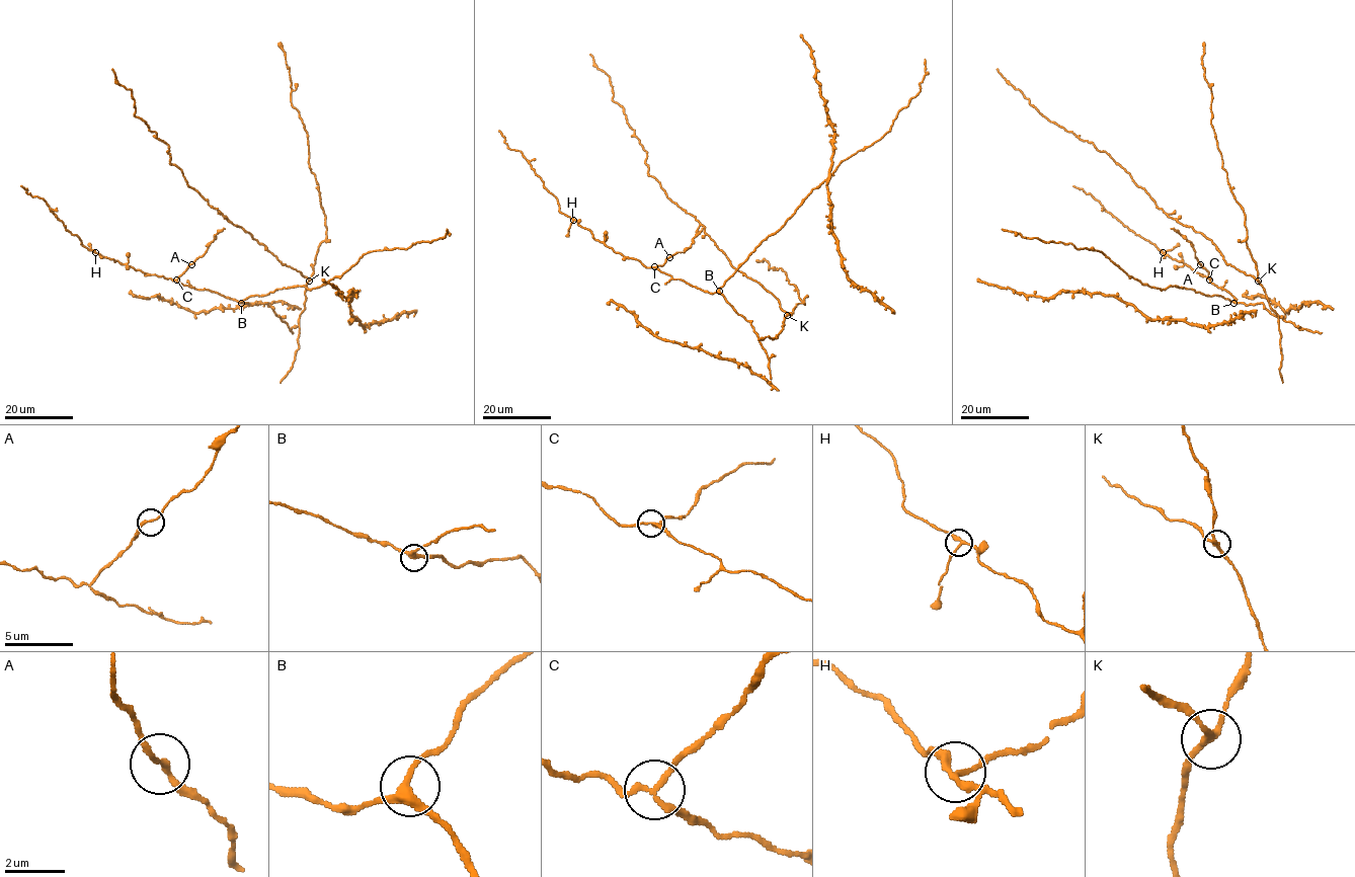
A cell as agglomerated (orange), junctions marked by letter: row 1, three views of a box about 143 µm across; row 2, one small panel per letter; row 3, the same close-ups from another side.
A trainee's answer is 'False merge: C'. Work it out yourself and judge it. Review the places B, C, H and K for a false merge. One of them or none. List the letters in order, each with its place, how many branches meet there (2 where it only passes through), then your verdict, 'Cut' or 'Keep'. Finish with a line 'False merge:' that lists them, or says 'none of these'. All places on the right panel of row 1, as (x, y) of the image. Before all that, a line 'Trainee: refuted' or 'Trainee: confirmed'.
Trainee: confirmed
B: Place: (1233, 303). Branches: 3. Keep
C: Place: (1209, 280). Branches: 3. Cut
H: Place: (1163, 252). Branches: 3. Keep
K: Place: (1258, 281). Branches: 3. Keep
False merge: C

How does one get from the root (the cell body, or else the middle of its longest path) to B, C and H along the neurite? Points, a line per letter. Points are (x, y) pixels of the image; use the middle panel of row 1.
B: (669, 256), (662, 265), (655, 266), (673, 278), (710, 293), (719, 291)
C: (669, 256), (662, 265), (654, 266)
H: (669, 256), (662, 265), (646, 267), (638, 260), (624, 257), (595, 240), (589, 230), (573, 220)

